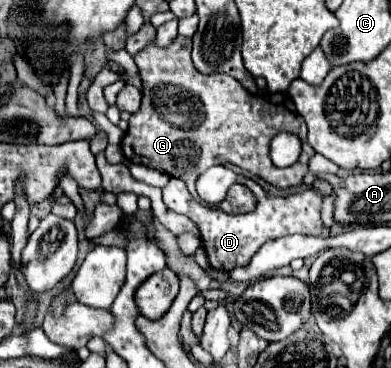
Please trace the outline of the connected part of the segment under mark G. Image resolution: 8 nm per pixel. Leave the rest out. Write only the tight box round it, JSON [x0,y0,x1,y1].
[122,35,316,195]

